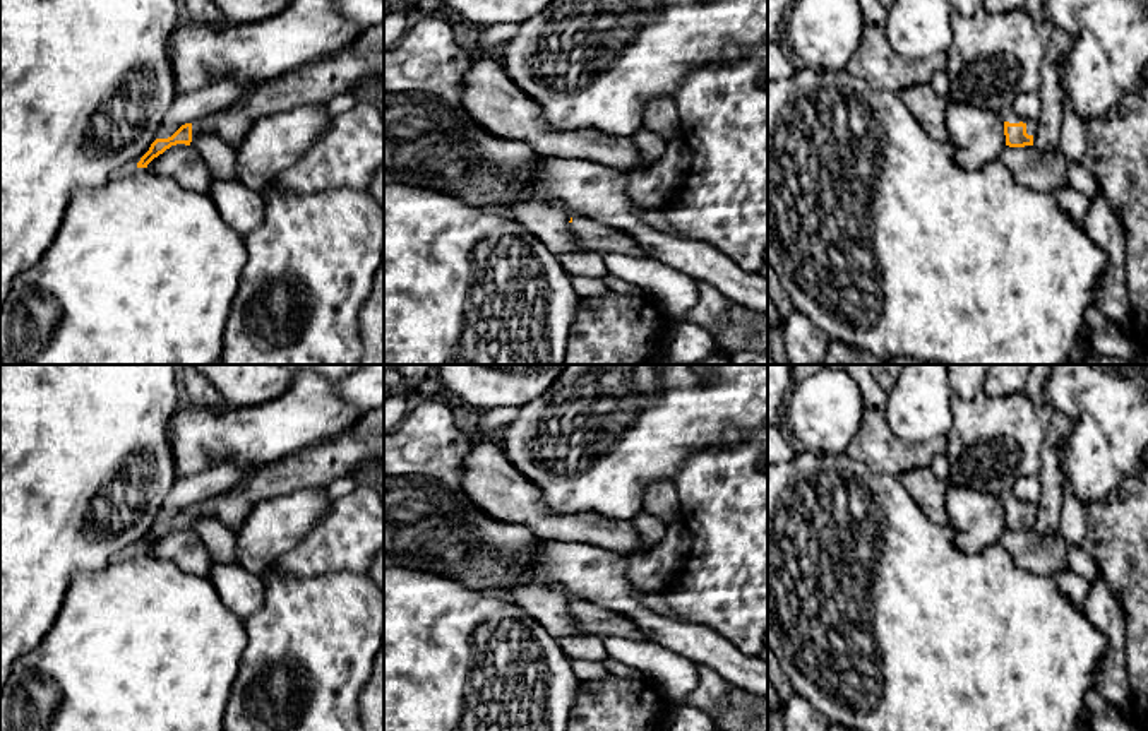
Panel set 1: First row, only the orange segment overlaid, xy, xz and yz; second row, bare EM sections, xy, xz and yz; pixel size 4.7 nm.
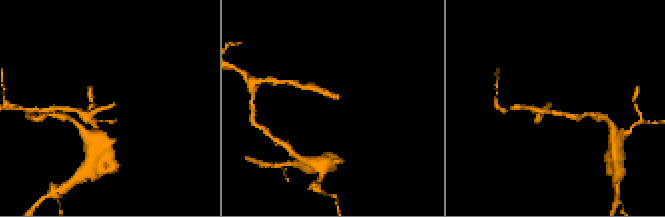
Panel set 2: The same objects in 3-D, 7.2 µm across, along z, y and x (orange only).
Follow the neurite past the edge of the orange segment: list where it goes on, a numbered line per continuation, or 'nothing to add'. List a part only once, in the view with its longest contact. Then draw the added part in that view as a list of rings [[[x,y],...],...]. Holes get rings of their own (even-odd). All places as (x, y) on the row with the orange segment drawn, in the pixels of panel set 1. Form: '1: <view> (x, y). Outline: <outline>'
1: yz (1010, 117). Outline: [[[1006,111],[1002,115],[1002,120],[1009,122],[1009,123],[1019,123],[1019,122],[1023,122],[1026,125],[1026,134],[1028,135],[1035,135],[1037,122],[1033,122],[1033,120],[1021,118],[1021,116],[1014,115],[1013,111]]]

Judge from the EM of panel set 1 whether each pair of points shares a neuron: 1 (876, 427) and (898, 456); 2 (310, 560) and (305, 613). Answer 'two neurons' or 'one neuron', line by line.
1: one neuron
2: two neurons

